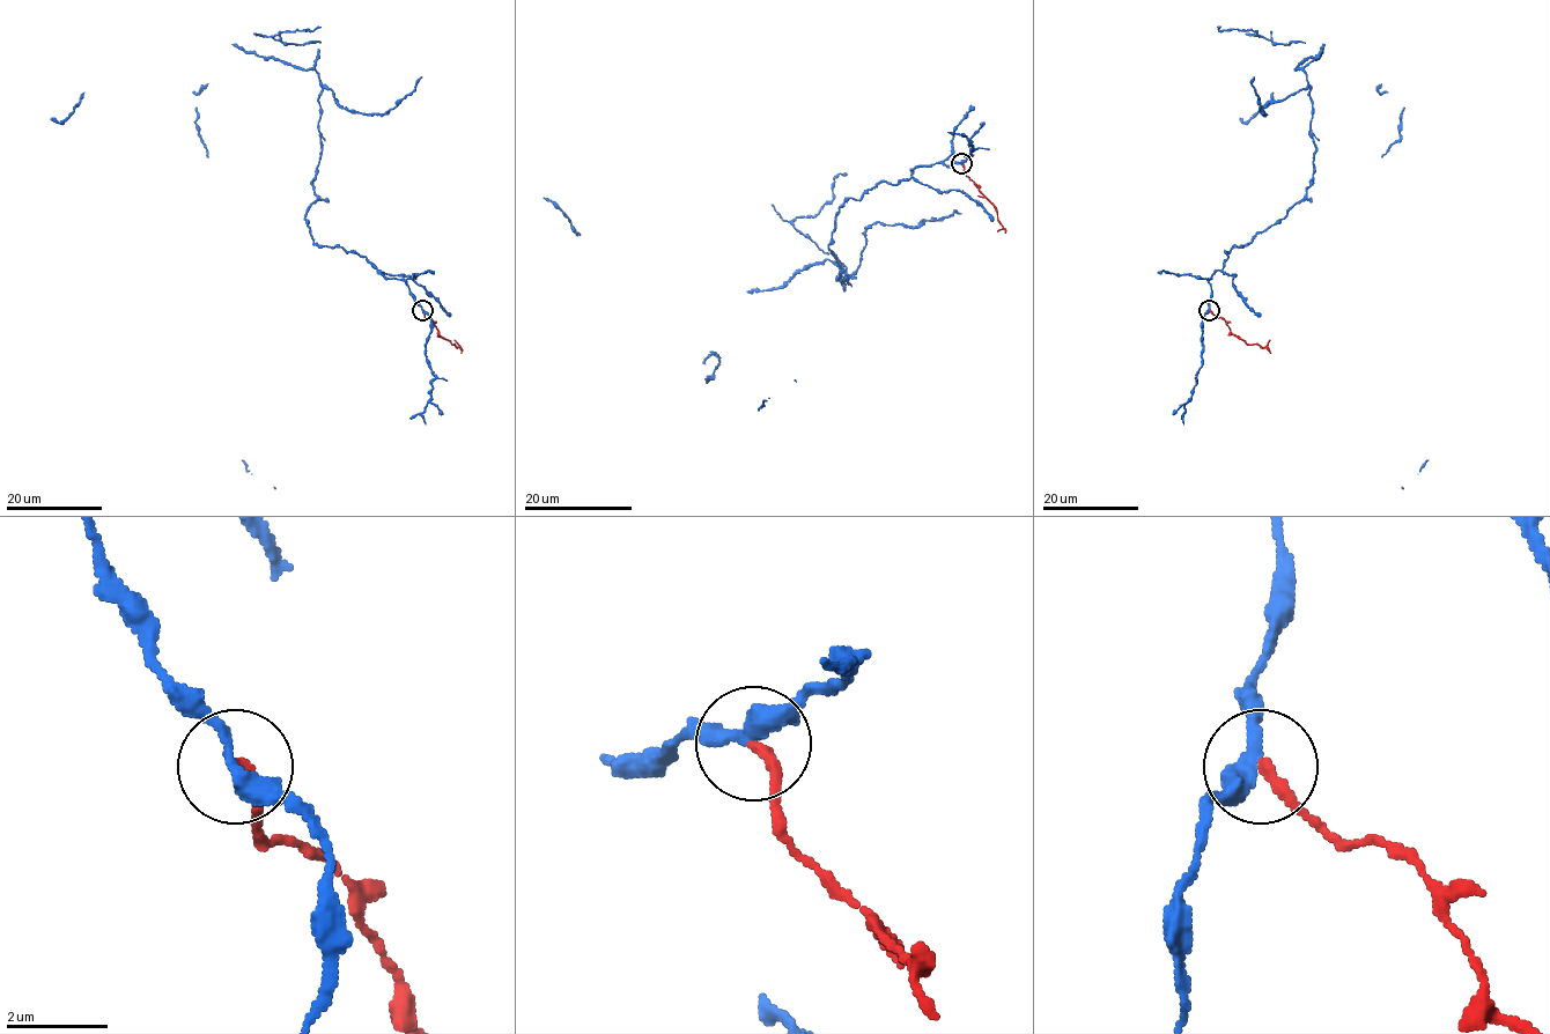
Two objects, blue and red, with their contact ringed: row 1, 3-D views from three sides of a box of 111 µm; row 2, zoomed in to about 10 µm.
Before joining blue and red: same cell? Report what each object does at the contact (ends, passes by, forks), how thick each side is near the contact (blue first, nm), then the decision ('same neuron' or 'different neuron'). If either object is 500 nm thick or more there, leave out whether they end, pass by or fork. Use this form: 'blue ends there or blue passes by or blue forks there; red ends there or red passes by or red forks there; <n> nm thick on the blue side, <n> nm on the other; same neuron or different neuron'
blue passes by; red ends there; 320 nm thick on the blue side, 240 nm on the other; different neuron

